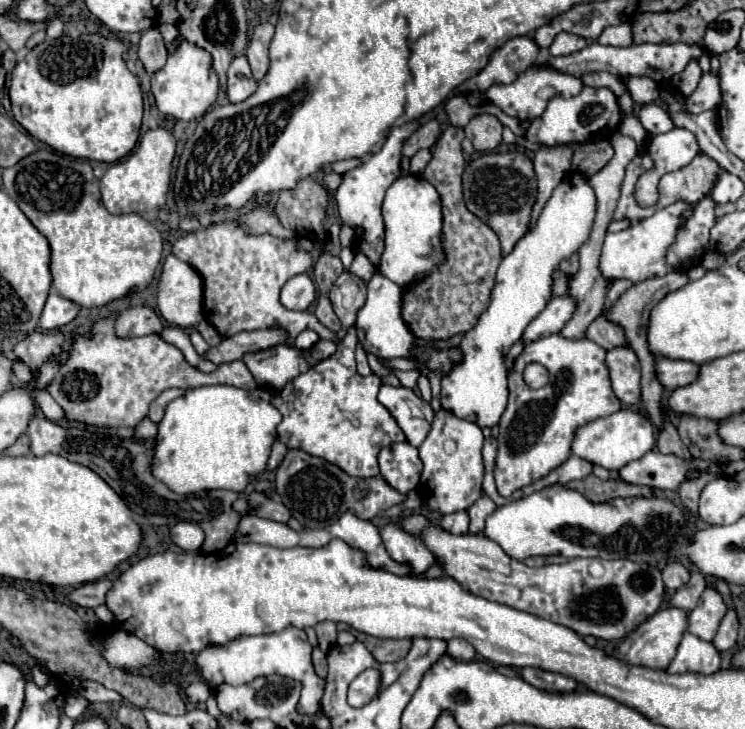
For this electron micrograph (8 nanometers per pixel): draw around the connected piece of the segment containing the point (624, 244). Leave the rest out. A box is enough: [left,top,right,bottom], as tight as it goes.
[598,201,690,283]

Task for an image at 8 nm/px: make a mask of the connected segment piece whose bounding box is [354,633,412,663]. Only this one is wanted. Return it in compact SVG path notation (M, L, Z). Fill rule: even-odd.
M354 633L358 641L362 641L368 651L376 657L378 663L388 663L388 661L400 661L406 657L406 653L410 651L410 639L374 639L370 635L362 635L362 633Z

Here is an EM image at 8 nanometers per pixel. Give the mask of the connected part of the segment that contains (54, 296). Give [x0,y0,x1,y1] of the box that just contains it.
[40,293,80,331]

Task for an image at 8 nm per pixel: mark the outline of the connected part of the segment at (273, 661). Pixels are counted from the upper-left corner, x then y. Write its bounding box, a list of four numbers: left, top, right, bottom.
[196,627,324,713]

